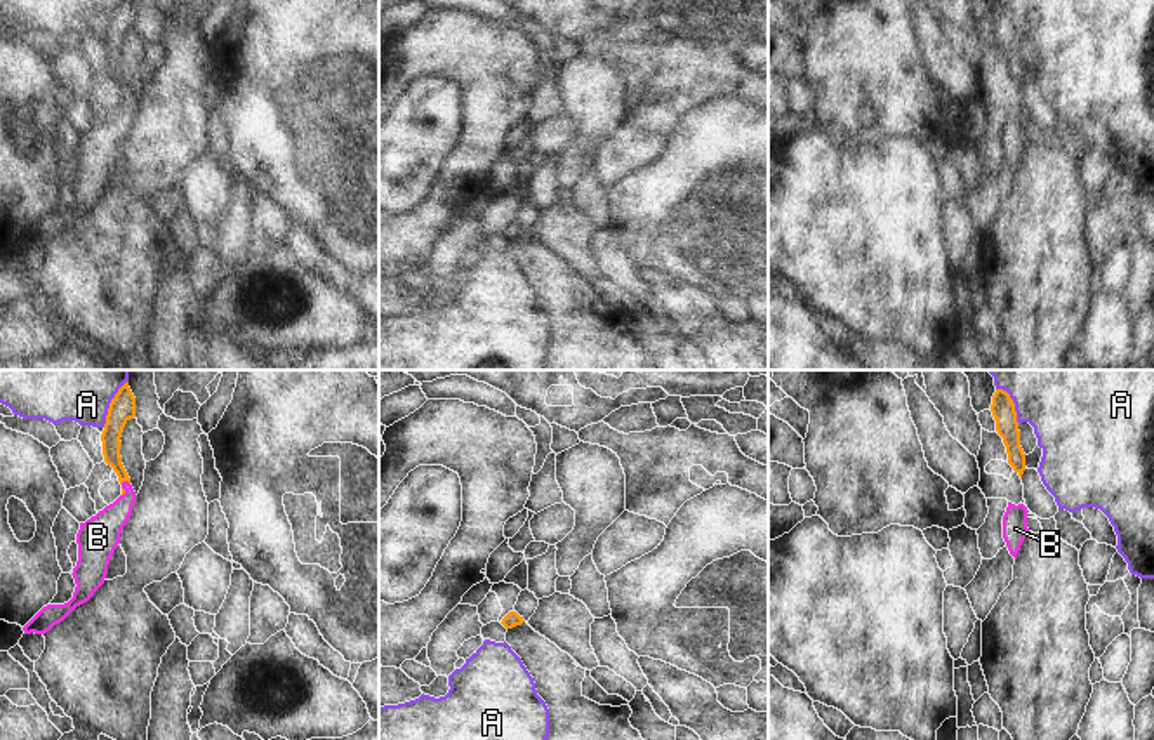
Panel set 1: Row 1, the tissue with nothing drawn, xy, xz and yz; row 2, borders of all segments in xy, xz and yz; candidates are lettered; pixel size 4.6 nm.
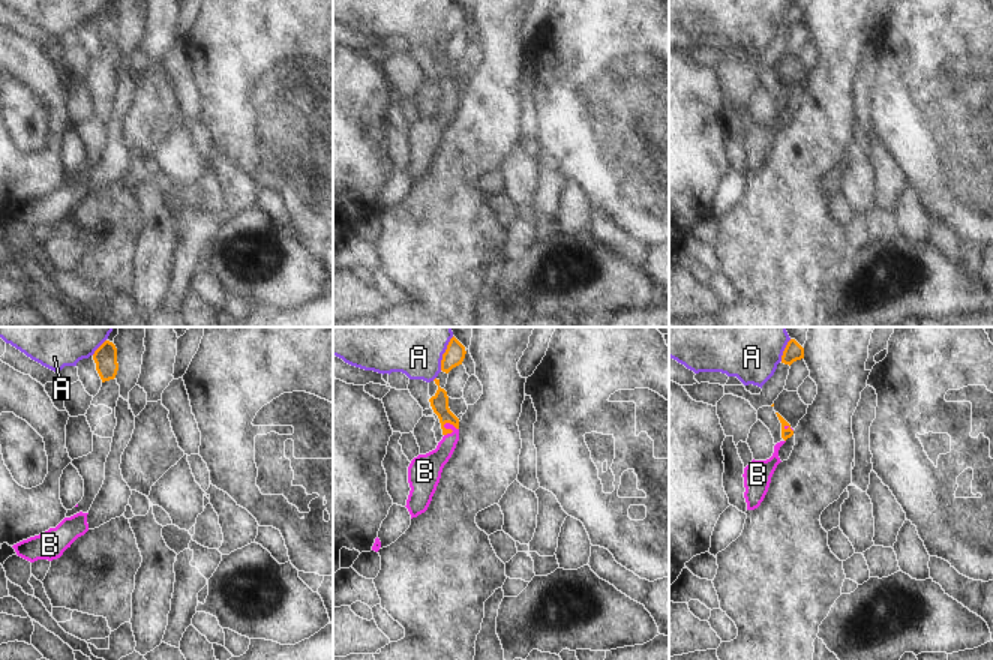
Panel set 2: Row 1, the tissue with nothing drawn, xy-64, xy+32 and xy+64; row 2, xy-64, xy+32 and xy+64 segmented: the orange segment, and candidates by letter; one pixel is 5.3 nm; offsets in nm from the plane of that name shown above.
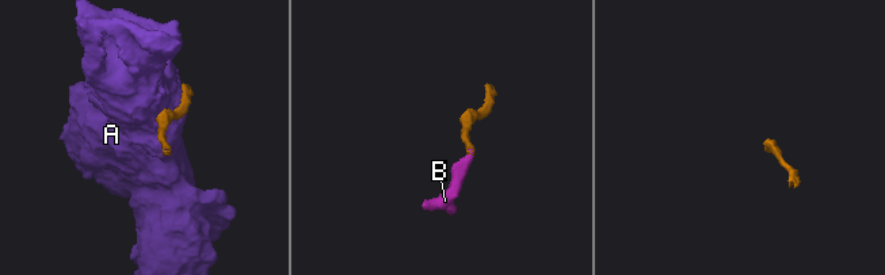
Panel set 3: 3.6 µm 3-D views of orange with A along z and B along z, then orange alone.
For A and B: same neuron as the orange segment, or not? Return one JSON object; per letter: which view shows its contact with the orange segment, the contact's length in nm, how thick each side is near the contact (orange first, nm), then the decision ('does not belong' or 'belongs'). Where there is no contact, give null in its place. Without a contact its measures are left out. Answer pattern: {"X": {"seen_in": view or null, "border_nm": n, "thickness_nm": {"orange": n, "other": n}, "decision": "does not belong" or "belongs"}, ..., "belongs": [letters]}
{"A": {"seen_in": "xy", "border_nm": 190, "thickness_nm": {"orange": 120, "other": 180}, "decision": "does not belong"}, "B": {"seen_in": "xy", "border_nm": 50, "thickness_nm": {"orange": 90, "other": 150}, "decision": "belongs"}, "belongs": ["B"]}

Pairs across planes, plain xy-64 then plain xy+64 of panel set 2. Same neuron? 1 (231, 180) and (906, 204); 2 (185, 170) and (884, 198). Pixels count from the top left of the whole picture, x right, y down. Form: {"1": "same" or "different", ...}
{"1": "same", "2": "different"}

